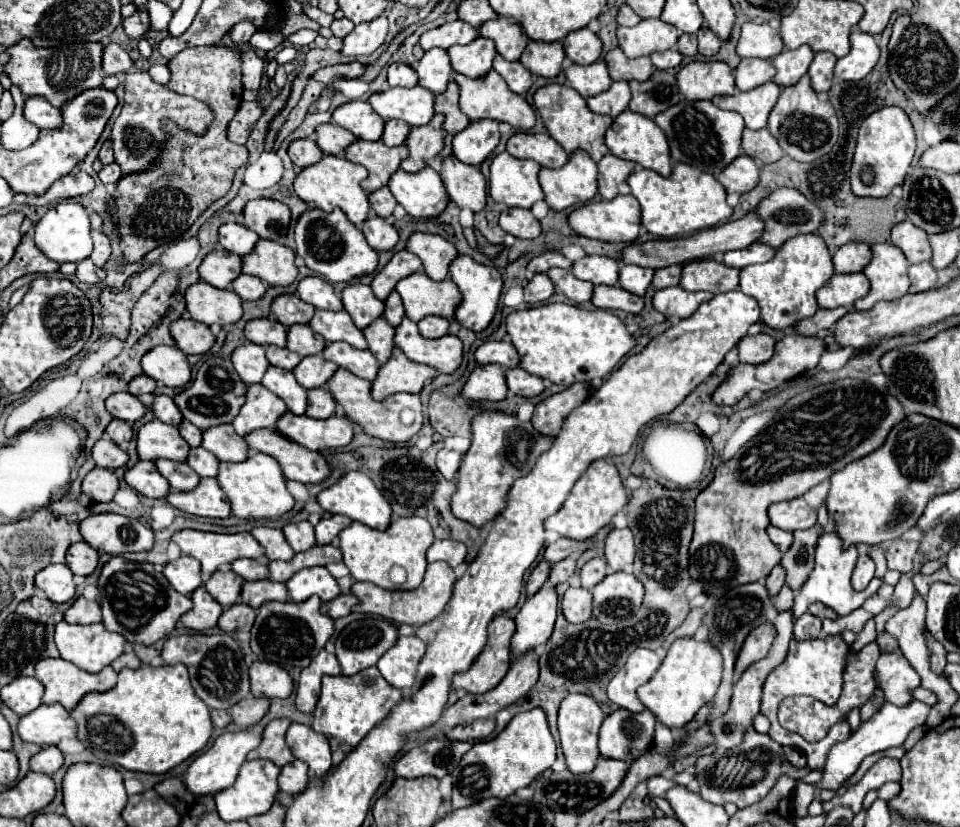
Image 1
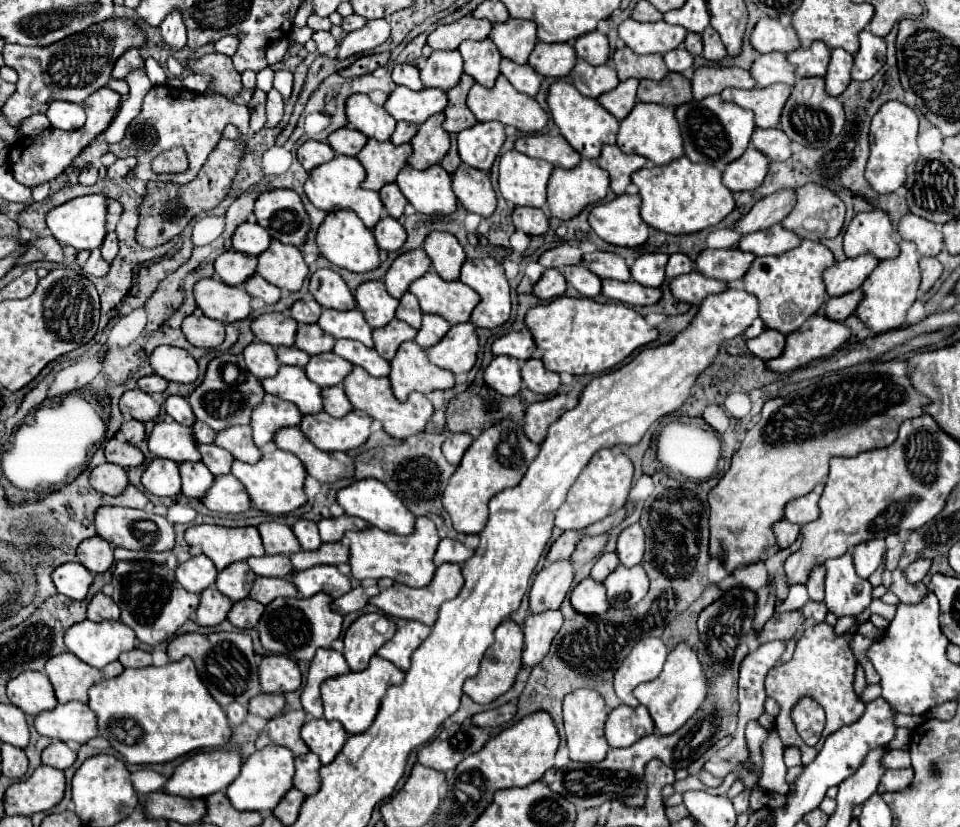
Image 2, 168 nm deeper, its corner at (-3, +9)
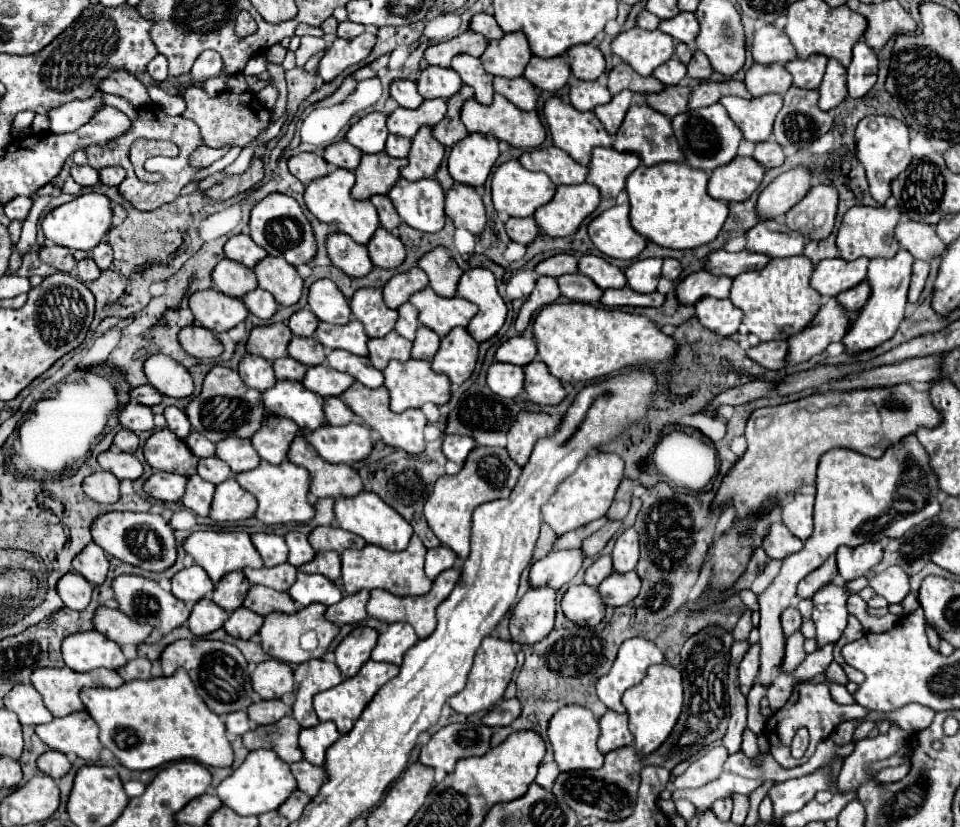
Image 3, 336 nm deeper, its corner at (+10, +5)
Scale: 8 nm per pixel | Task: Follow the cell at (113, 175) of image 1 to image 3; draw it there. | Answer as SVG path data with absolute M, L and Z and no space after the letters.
M116 165L100 171L100 183L104 183L104 185L120 185L124 177L126 177L126 171L122 167L116 167Z

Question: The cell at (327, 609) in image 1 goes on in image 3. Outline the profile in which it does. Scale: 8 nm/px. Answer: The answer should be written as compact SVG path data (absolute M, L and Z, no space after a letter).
M362 589L354 595L346 595L342 597L342 601L330 605L326 609L326 619L334 621L336 625L358 625L360 621L364 621L366 617L366 603L370 599L370 591Z

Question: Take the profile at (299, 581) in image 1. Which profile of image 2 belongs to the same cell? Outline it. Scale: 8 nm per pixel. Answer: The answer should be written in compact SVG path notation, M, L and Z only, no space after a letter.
M315 565L311 569L297 571L293 575L293 583L303 597L313 597L317 593L327 593L333 599L337 599L337 597L351 591L349 577L341 575L337 571L337 567L329 567L329 565Z

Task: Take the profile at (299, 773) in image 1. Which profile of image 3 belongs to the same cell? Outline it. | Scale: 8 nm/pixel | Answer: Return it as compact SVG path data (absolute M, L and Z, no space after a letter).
M304 759L298 761L298 763L292 763L290 769L292 769L292 775L294 775L296 783L298 783L298 789L302 793L306 793L308 797L314 797L318 793L320 785L326 781L324 769L322 767L314 767L308 761L304 761Z

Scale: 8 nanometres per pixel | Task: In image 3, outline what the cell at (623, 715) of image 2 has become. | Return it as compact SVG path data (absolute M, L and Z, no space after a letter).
M608 711L600 719L600 737L598 737L598 749L600 753L610 753L614 749L632 745L634 735L628 729L628 715L620 715L614 711Z

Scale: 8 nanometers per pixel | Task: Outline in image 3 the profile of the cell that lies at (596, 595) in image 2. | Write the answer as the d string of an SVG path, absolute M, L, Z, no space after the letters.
M576 585L564 593L562 611L576 625L598 625L604 617L604 603L596 587Z

